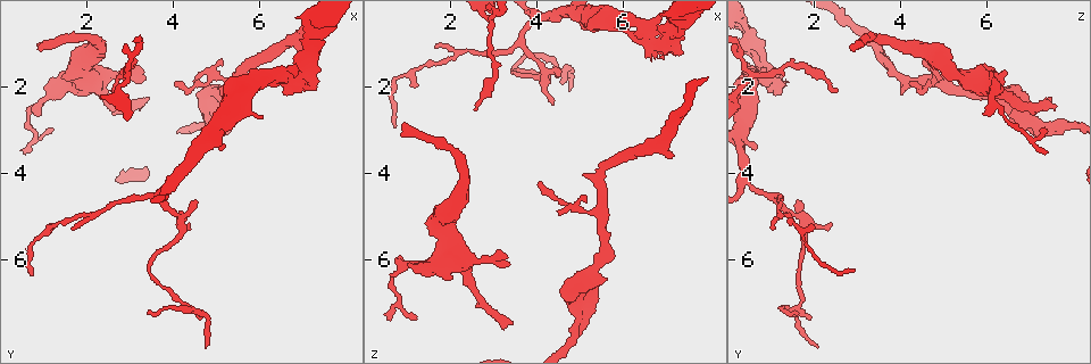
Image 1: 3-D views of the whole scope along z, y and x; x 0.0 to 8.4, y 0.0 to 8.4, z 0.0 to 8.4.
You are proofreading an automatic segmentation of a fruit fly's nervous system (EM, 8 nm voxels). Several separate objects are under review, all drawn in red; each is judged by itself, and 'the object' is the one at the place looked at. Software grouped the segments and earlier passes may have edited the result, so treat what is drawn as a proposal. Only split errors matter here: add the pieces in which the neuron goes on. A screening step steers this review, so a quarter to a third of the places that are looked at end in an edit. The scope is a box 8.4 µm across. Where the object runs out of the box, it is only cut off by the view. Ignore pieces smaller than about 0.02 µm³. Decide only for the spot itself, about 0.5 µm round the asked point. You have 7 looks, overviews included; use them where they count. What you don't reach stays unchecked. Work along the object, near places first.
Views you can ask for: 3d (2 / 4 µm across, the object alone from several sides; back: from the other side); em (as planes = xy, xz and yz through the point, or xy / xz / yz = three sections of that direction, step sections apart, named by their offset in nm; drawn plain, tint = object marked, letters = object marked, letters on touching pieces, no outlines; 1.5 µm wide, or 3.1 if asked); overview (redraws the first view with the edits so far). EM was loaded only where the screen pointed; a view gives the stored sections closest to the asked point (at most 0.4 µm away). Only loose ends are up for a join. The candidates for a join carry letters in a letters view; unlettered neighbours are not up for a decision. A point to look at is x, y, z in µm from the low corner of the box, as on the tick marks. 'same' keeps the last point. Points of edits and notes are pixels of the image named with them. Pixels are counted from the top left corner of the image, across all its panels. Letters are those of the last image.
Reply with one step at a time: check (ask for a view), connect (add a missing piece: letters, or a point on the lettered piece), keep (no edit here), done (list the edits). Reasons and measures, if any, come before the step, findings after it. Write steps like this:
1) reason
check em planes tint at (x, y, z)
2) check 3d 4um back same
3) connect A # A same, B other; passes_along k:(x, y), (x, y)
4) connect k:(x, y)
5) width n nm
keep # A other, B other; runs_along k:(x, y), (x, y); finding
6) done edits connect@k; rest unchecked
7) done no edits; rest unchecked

free end
check em planes letters at (7.15, 1.30, 3.60)

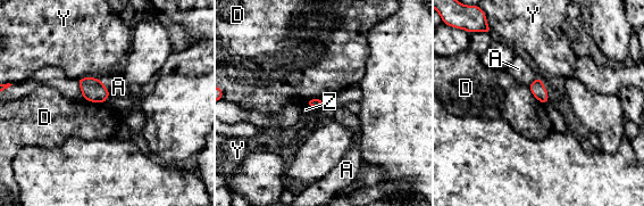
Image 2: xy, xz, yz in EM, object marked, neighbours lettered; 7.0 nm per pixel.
keep # A other, D other, Y other, Z other; border 2:(83, 97), (102, 104); no lettered piece goes on from it

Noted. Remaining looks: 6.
branch stops here
check 3d 2um at (7.35, 2.05, 1.25)

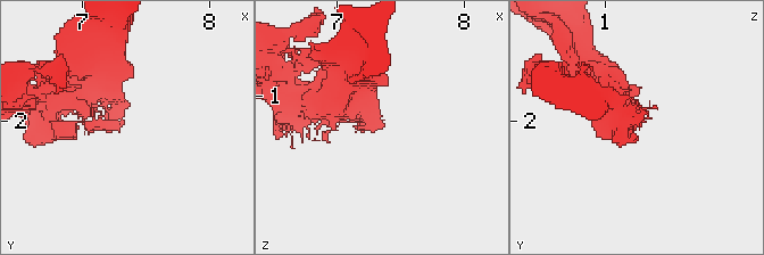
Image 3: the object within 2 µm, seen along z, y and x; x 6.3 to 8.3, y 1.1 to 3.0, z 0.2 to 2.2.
check em yz step 4 letters at (7.32, 2.00, 1.22)

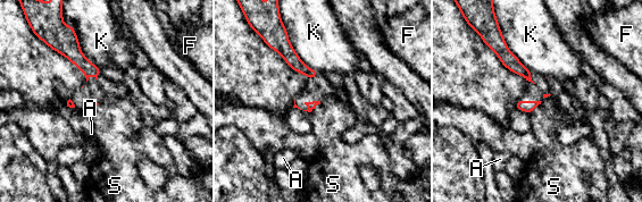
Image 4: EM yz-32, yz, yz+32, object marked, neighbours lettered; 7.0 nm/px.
cut it another way
check em xy step 4 letters same

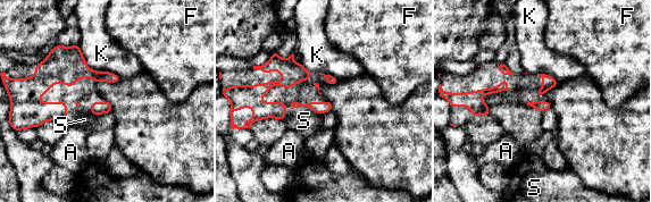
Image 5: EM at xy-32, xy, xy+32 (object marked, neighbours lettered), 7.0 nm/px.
longest_contact K 400 nm
keep # A other, F other, K other, S other; none of them fits

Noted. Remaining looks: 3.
branch stops here
check 3d 2um at (0.95, 1.20, 2.85)

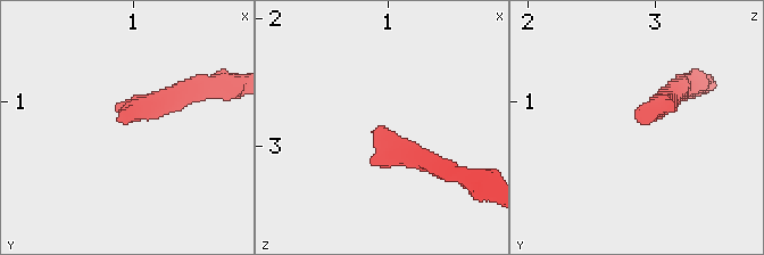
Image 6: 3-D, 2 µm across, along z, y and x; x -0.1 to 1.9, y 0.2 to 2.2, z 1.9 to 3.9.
check em planes plain at (0.94, 1.16, 2.90)

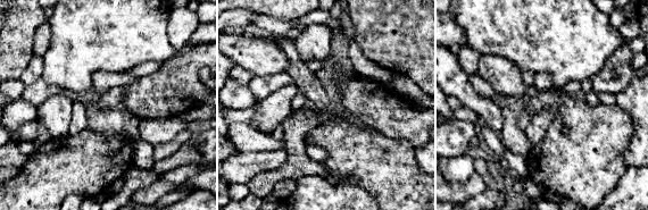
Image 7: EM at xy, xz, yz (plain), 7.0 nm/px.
see the neighbours
check em planes letters same

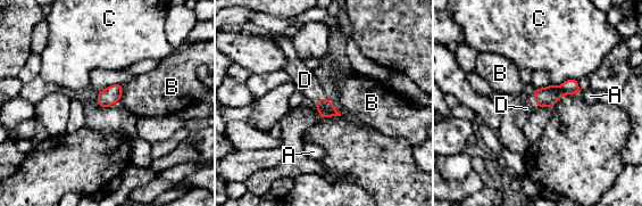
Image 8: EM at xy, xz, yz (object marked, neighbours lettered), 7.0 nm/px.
longest_contact C 200 nm
connect D # A other, B other, C other, D same; it goes on there

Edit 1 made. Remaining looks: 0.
done edits connect@8; rest unchecked

